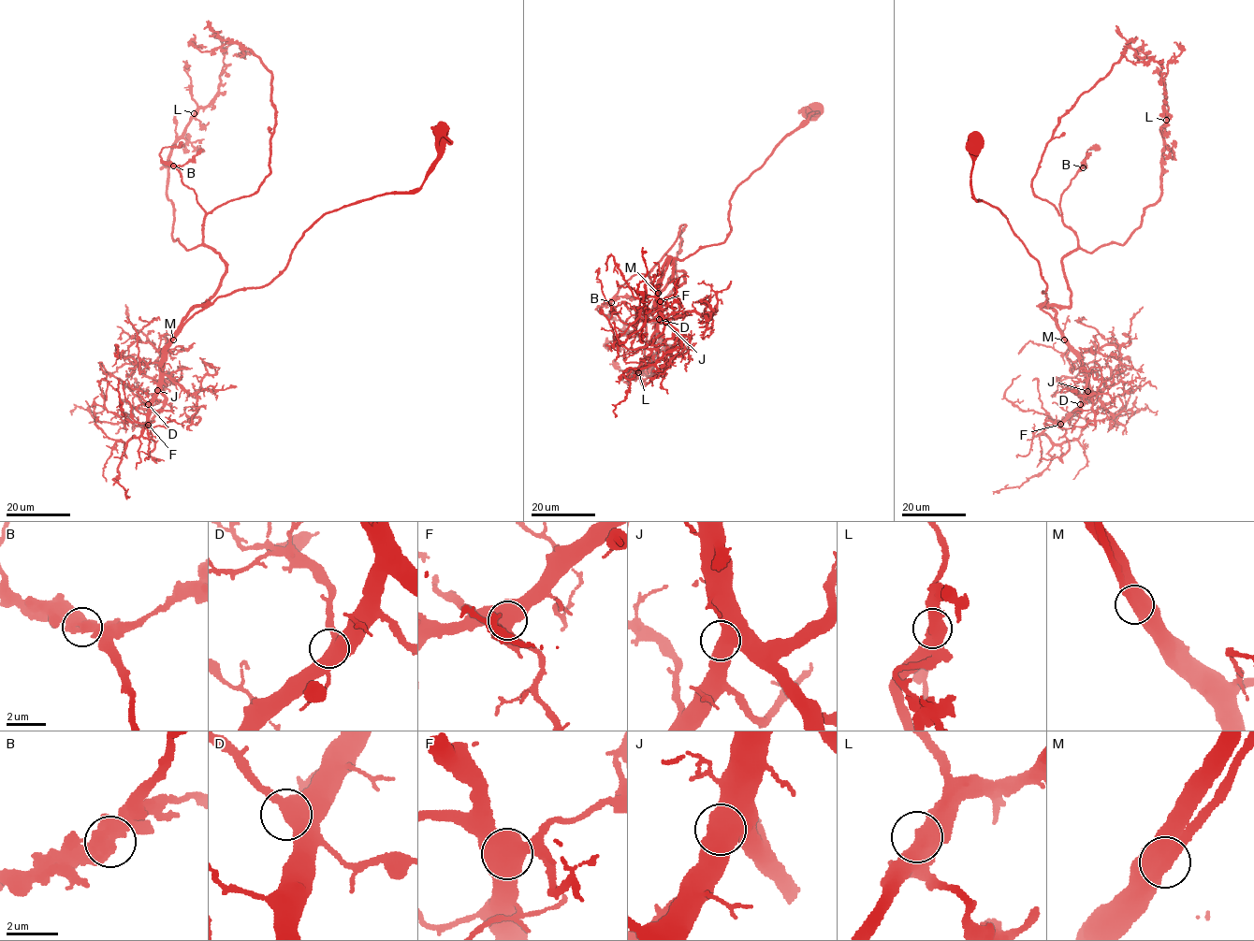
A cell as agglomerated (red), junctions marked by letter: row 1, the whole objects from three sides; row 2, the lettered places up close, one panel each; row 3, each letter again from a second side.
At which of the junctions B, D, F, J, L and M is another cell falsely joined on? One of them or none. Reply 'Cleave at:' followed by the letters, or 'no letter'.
Cleave at: no letter

